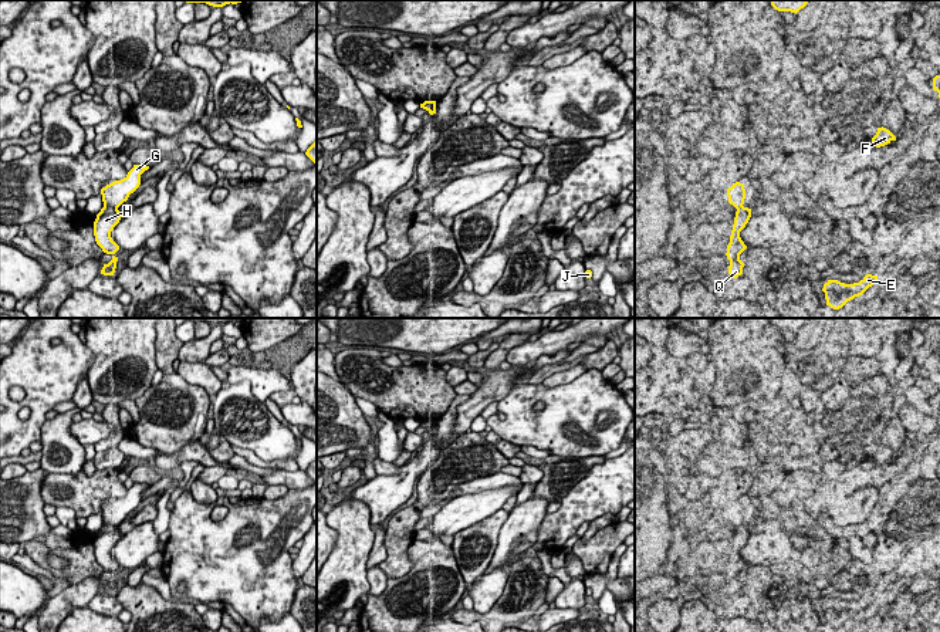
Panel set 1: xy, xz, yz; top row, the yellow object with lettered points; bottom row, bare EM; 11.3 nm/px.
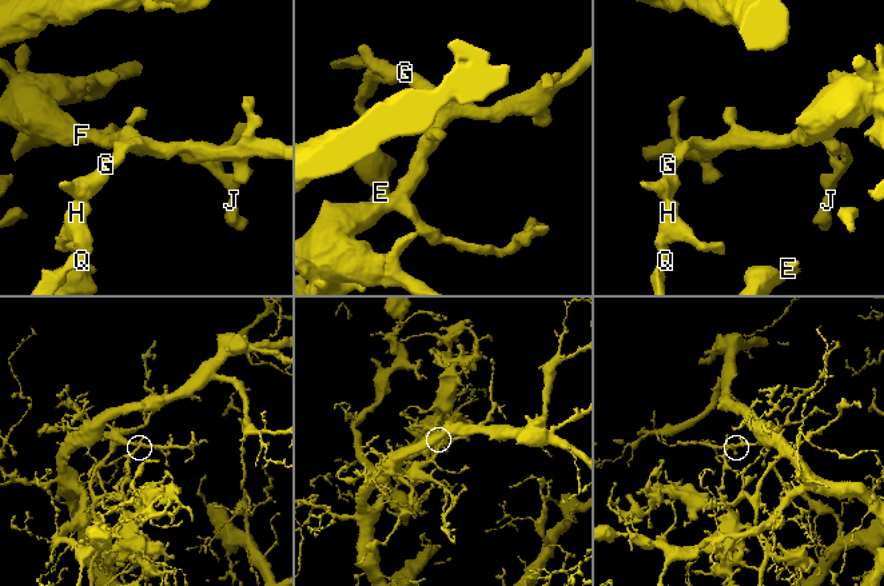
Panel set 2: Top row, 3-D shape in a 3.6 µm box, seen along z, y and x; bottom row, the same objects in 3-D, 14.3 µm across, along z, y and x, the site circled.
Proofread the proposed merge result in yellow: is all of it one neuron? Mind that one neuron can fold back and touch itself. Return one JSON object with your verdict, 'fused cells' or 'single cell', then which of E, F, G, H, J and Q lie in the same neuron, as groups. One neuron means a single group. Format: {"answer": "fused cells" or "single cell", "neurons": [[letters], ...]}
{"answer": "fused cells", "neurons": [["E", "H", "Q"], ["F", "G", "J"]]}

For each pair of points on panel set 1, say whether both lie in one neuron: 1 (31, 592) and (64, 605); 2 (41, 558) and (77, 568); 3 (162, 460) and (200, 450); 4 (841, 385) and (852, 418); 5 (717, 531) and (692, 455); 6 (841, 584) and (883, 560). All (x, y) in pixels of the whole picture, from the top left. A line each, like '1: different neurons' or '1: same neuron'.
1: different neurons
2: same neuron
3: same neuron
4: different neurons
5: different neurons
6: different neurons

